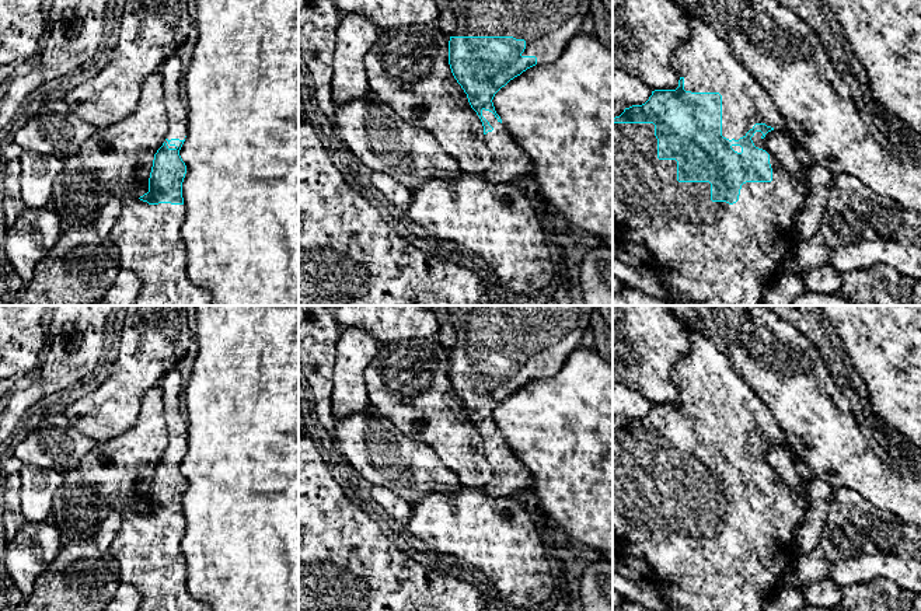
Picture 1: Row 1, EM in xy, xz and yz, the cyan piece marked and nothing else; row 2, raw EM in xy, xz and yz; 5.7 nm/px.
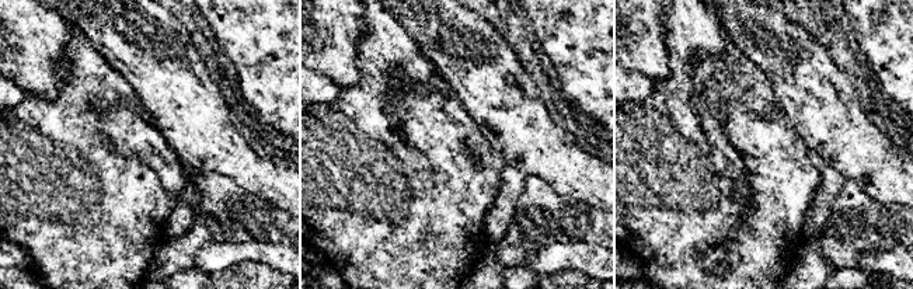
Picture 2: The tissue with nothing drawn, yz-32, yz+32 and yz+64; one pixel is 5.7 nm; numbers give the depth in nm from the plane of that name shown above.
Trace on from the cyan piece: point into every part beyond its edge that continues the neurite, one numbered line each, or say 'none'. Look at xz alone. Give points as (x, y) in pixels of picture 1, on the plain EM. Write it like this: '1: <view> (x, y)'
1: xz (547, 335)

